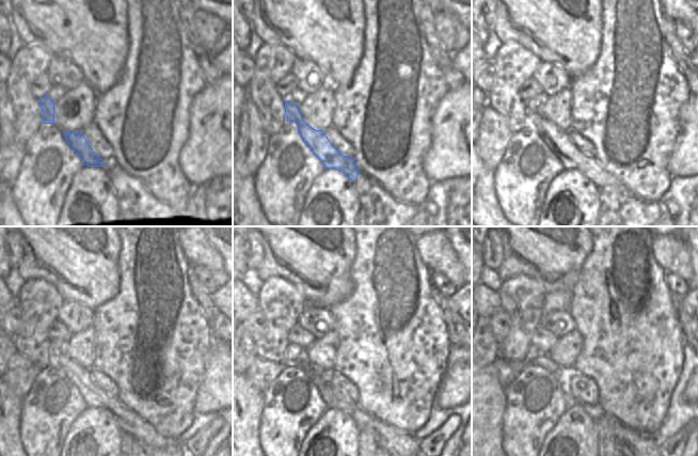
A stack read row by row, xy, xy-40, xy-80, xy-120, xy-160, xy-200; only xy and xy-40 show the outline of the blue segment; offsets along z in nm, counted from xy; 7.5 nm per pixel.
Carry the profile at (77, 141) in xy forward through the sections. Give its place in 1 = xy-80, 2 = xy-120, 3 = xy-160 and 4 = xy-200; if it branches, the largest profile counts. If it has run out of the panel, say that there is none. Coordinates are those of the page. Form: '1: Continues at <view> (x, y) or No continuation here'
1: Continues at xy-80 (557, 140)
2: Continues at xy-120 (130, 423)
3: Continues at xy-160 (398, 443)
4: Continues at xy-200 (633, 443).

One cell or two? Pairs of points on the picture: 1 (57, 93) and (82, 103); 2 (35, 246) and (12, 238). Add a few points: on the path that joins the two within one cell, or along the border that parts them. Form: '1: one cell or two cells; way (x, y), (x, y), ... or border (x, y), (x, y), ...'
1: two cells; border (65, 90), (54, 100)
2: two cells; border (18, 237), (21, 247), (21, 261), (19, 265)

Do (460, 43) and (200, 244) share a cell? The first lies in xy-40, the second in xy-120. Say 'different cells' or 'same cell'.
same cell

